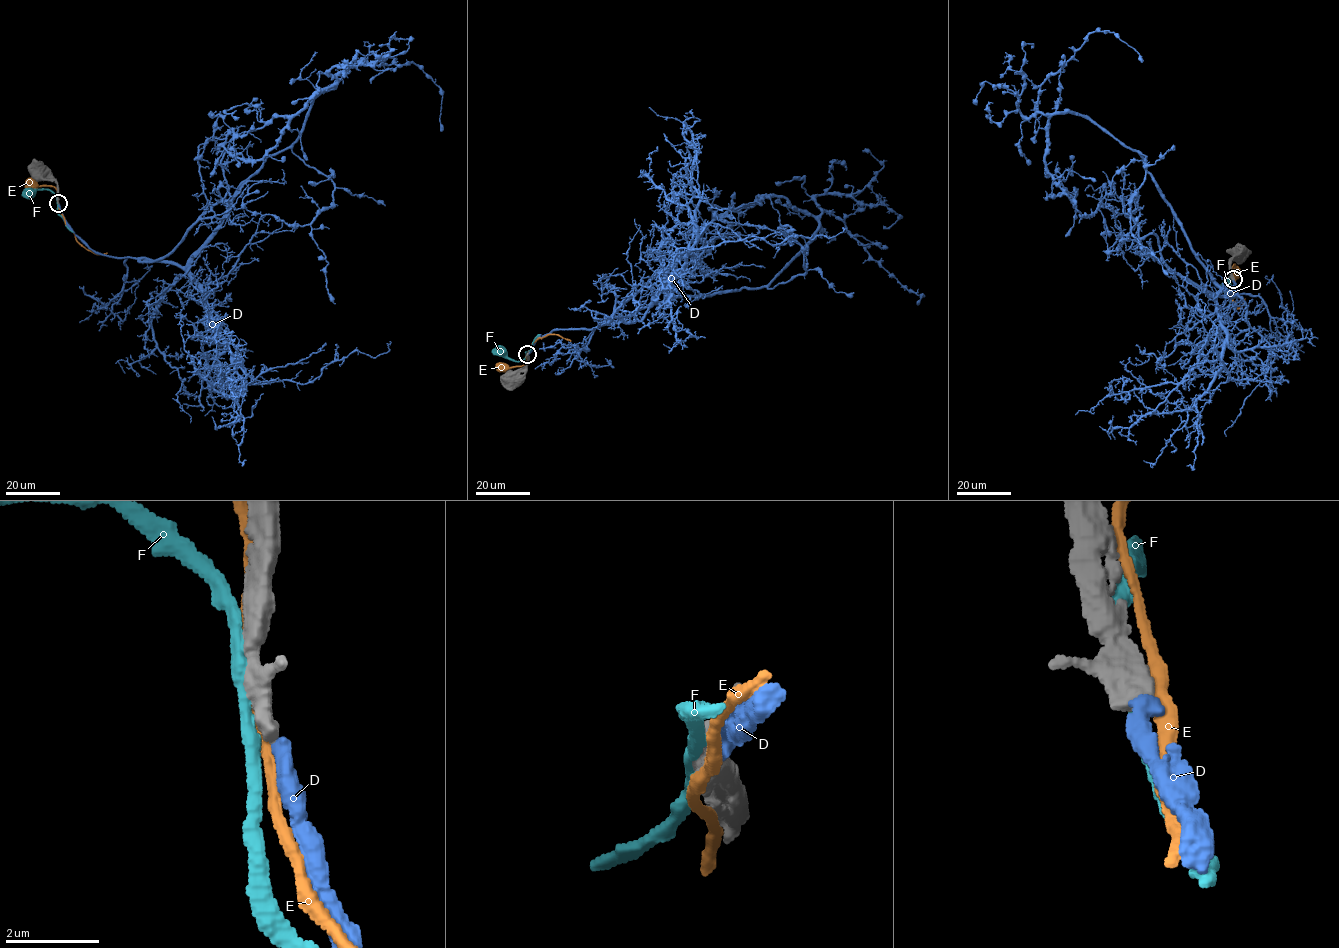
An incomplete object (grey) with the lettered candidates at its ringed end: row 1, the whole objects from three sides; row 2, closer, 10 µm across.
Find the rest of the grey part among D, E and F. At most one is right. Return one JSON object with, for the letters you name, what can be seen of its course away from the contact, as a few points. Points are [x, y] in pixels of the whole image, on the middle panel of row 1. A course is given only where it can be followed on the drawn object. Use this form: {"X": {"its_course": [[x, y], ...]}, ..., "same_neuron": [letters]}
{"D": {"its_course": [[527, 354], [553, 330], [594, 329], [679, 296], [763, 287], [812, 239], [823, 210], [921, 294], [918, 302]]}, "same_neuron": ["D"]}

